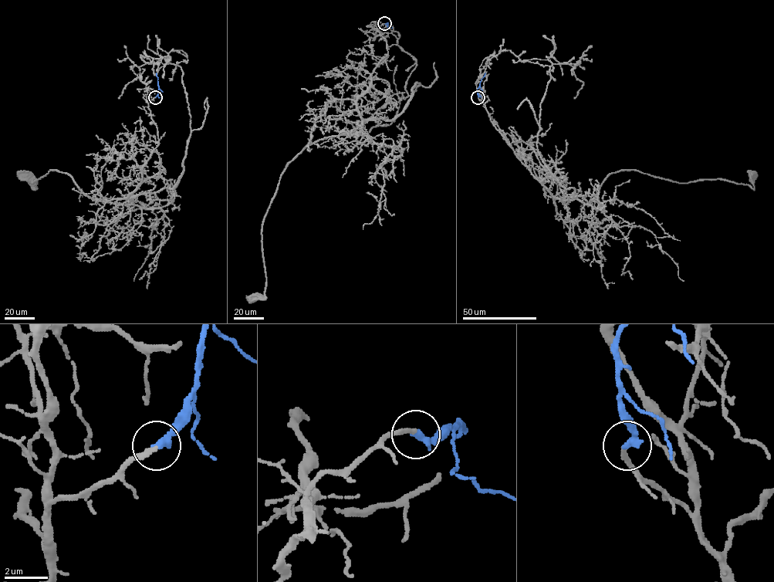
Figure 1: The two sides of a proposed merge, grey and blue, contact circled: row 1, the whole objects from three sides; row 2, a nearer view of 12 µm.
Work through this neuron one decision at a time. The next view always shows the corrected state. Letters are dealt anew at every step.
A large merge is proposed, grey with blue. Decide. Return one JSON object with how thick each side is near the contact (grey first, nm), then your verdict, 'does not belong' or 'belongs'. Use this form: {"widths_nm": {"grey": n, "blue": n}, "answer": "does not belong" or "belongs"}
{"widths_nm": {"grey": 200, "blue": 320}, "answer": "belongs"}

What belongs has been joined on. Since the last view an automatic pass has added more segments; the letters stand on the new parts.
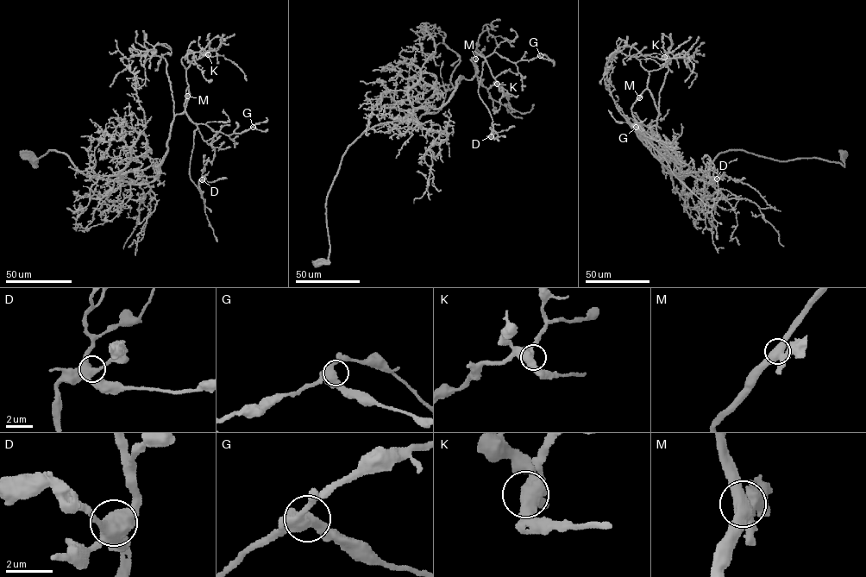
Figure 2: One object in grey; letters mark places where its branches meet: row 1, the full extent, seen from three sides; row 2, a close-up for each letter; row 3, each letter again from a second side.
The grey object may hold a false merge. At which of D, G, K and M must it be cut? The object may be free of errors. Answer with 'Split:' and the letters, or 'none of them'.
Split: none of them

